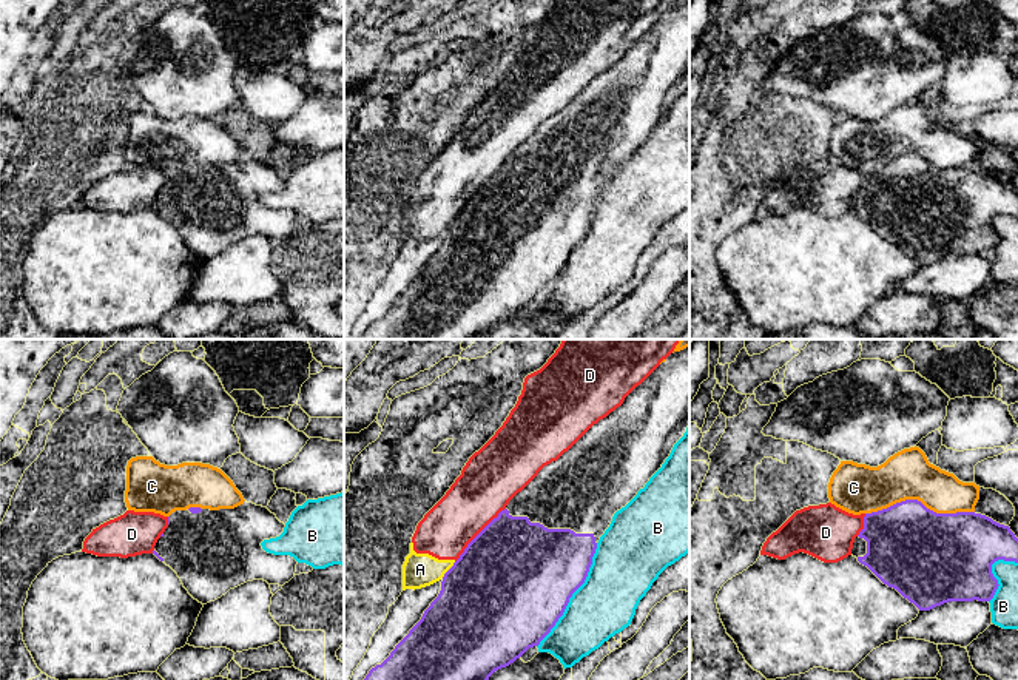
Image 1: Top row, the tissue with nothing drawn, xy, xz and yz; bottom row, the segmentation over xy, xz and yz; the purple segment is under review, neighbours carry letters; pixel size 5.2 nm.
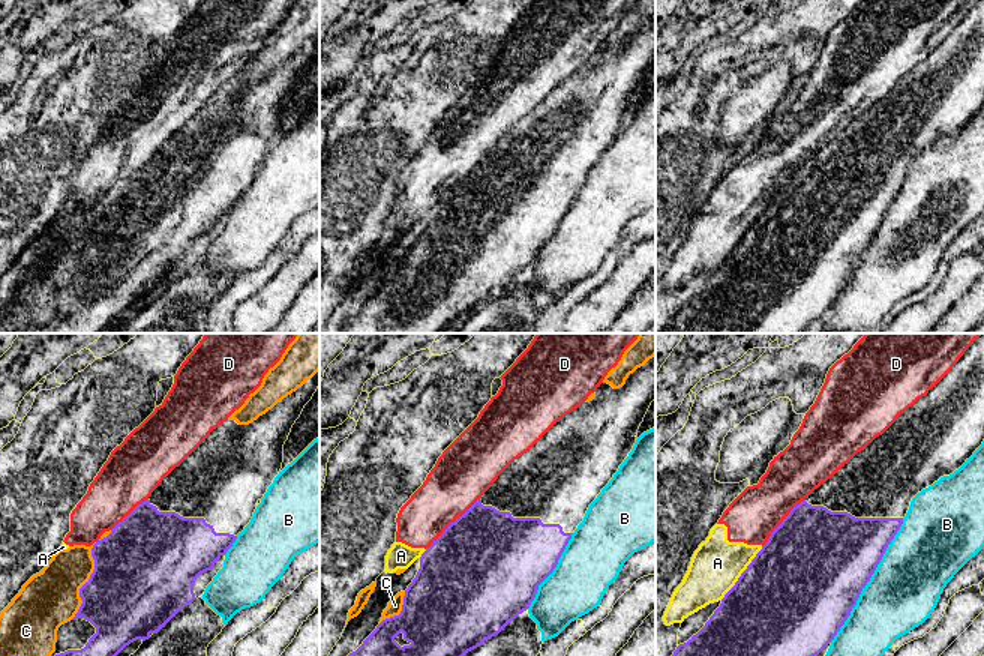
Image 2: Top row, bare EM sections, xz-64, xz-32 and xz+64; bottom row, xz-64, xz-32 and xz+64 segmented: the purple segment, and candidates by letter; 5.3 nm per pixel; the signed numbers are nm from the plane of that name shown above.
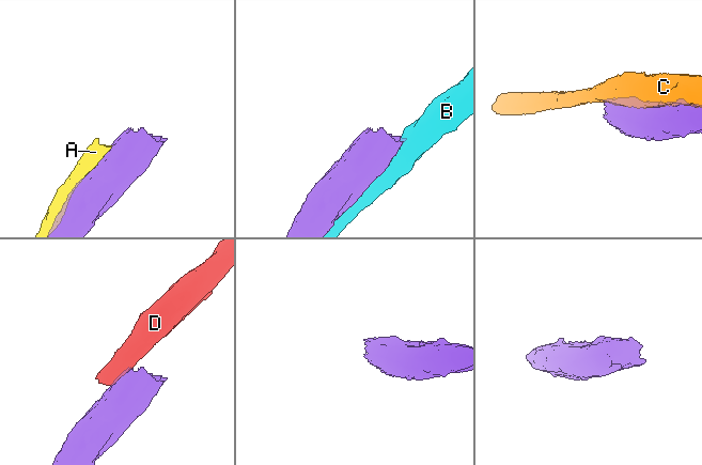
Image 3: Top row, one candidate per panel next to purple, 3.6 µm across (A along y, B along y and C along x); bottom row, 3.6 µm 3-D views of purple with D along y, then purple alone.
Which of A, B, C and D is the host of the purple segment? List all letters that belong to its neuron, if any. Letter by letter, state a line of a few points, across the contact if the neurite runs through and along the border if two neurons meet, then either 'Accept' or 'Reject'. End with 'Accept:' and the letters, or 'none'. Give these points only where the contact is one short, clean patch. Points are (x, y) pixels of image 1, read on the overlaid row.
A: Reject
B: Reject
C: Reject
D: Line: xz (505, 508), (468, 545), (455, 562). Reject
Accept: none

